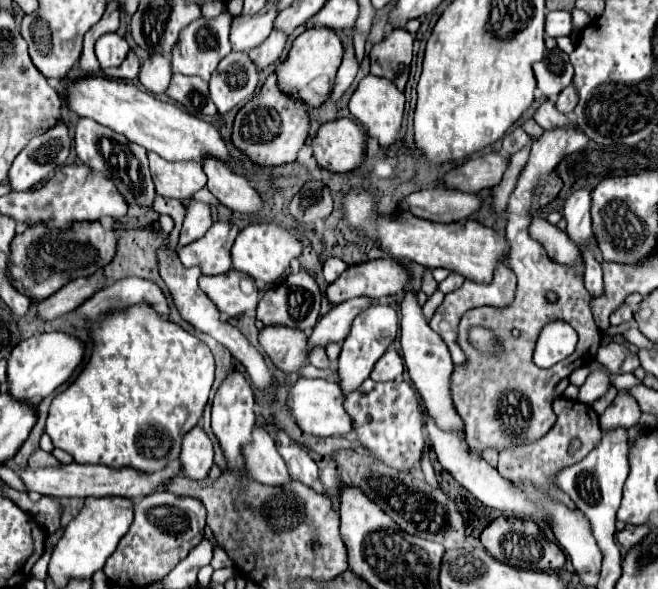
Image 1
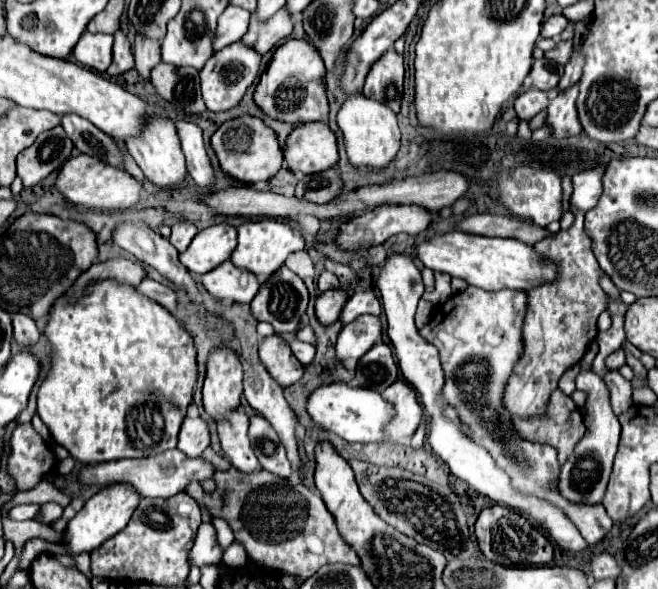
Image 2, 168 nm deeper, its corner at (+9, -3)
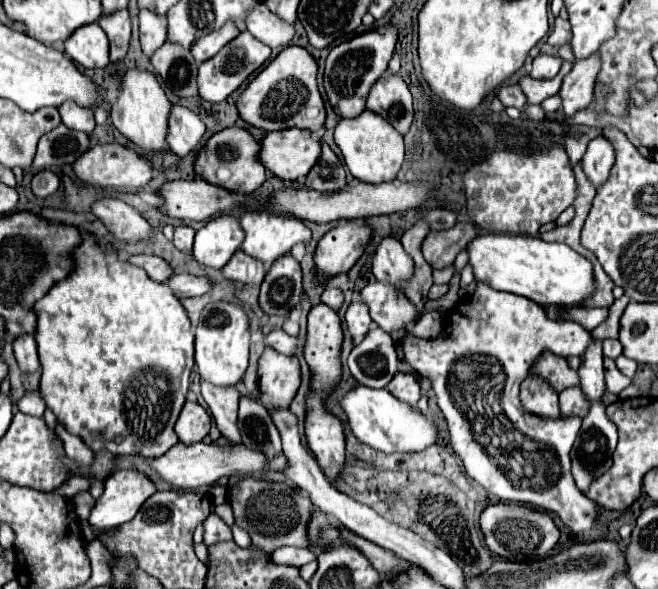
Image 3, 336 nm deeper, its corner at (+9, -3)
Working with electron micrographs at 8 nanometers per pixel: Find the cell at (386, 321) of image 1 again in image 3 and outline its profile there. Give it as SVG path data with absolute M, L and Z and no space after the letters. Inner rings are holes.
M354 299L346 311L346 325L352 337L364 337L364 333L370 329L370 323L372 319L368 315L368 307L360 299Z

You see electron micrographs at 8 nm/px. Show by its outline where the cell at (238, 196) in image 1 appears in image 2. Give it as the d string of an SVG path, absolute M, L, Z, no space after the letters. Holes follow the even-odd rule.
M176 121L178 137L182 141L182 149L188 163L188 173L200 189L210 189L214 185L214 167L204 147L202 129L190 121Z

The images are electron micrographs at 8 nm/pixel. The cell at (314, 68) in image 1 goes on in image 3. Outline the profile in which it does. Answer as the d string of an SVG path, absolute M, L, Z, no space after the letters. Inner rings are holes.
M294 45L282 49L276 55L276 59L272 59L262 69L262 73L258 73L240 93L236 103L240 119L266 133L288 127L298 127L312 133L320 131L324 127L326 111L316 85L316 73L318 73L316 59L306 49Z

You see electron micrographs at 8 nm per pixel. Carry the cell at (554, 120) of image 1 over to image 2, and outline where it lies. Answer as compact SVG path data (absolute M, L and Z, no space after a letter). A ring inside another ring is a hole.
M528 89L520 97L516 97L514 109L518 113L518 119L530 121L534 115L538 115L540 111L544 111L548 107L548 103L550 103L550 99L548 99L548 95L544 91Z

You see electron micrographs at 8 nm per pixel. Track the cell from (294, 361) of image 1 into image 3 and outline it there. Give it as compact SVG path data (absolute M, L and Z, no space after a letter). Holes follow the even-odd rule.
M266 349L258 365L260 403L268 409L288 409L300 387L300 365L296 357Z

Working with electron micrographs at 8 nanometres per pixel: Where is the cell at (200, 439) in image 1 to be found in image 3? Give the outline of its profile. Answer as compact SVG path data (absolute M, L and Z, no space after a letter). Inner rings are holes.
M186 401L184 409L176 421L176 435L182 443L192 445L196 441L202 441L210 431L210 415L206 409L198 403Z

